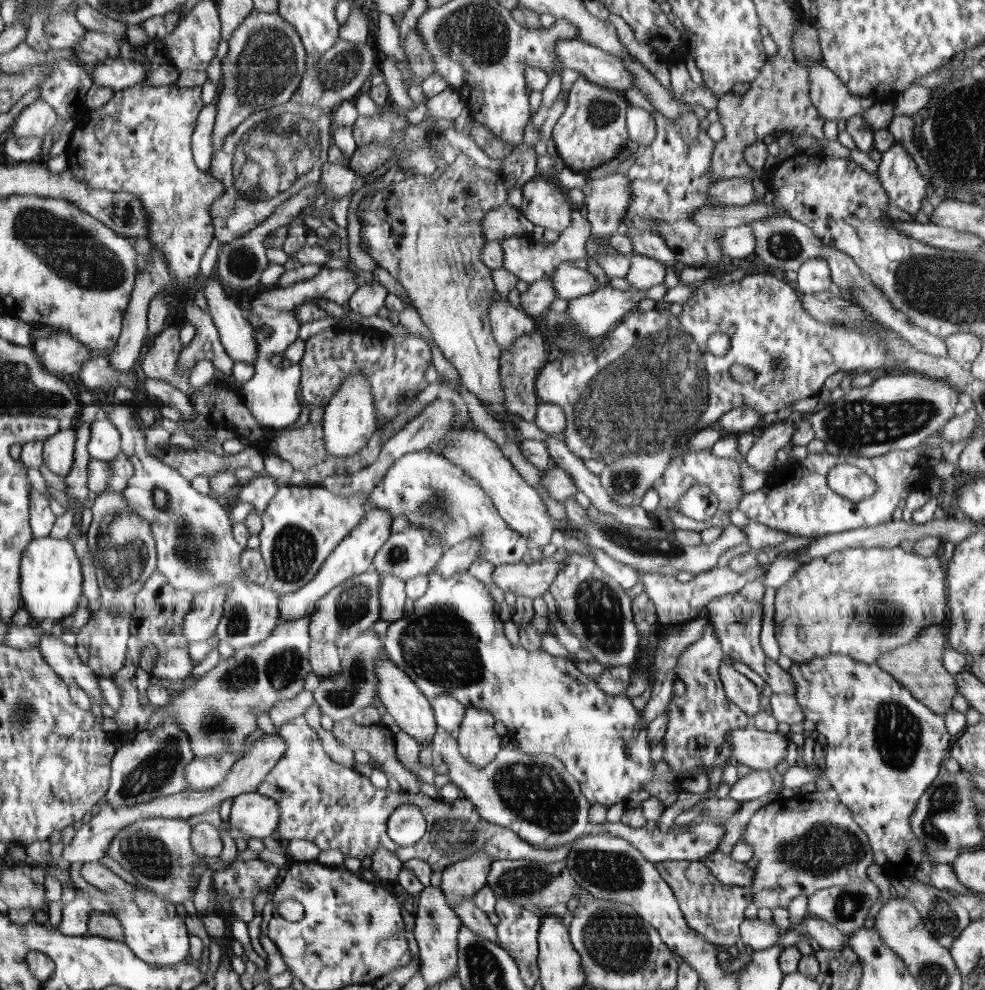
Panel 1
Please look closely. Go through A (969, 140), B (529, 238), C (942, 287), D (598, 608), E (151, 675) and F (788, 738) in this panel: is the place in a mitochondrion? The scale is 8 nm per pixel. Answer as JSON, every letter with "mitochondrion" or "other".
{"A":"mitochondrion","B":"other","C":"mitochondrion","D":"mitochondrion","E":"other","F":"other"}

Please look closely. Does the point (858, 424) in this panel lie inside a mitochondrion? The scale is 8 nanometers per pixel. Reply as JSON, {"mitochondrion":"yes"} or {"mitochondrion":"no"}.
{"mitochondrion":"yes"}

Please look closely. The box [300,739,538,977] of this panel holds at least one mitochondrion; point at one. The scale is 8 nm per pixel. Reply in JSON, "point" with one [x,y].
{"point":[453,835]}

